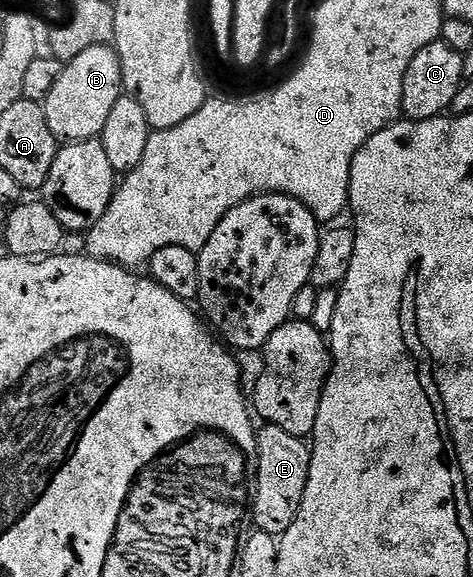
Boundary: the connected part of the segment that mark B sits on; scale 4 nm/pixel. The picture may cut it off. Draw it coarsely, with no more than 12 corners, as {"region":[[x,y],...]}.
{"region":[[91,46],[43,101],[61,142],[98,139],[122,94],[121,63]]}

